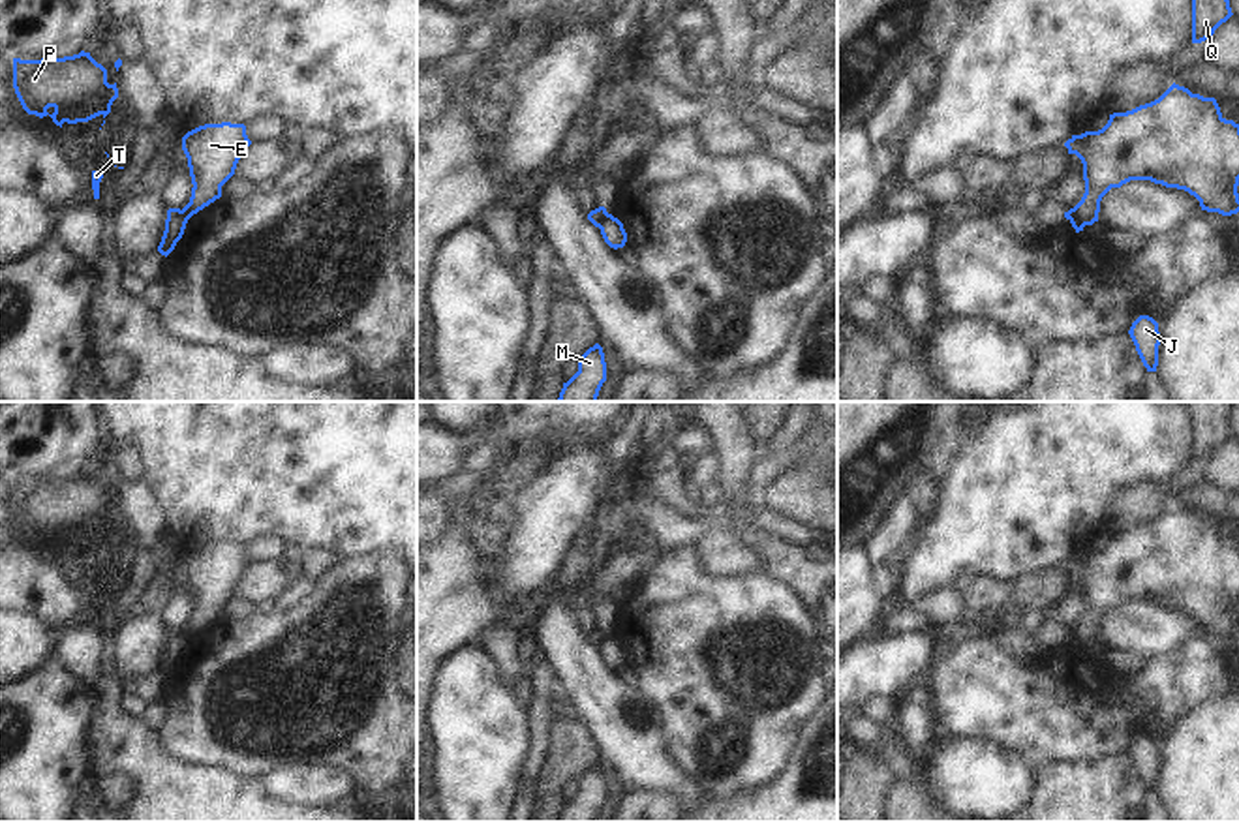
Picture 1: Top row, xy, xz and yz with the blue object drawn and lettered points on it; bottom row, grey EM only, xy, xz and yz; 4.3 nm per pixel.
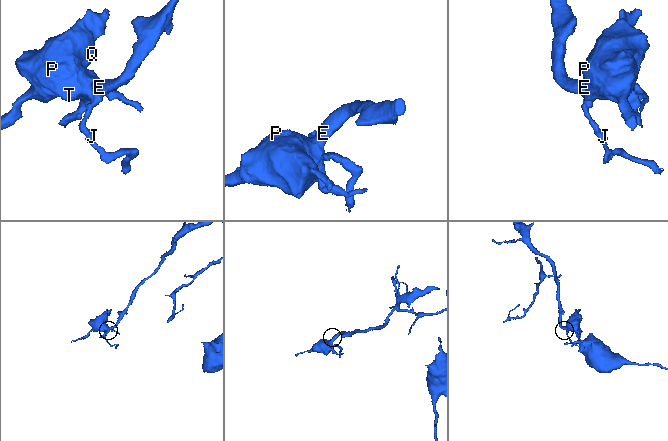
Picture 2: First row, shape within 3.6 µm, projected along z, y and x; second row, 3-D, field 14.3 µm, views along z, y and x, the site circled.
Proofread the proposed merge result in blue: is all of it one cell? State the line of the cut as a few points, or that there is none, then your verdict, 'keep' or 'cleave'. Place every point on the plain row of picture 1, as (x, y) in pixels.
cut in xz along (607, 633), (599, 648); cleave

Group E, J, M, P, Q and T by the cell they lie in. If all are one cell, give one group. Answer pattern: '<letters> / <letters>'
E M P Q T / J

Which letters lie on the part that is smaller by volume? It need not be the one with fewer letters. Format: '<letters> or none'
J

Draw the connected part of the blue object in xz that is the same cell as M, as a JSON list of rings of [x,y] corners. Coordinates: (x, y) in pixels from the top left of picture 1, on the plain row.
[[[599,764],[578,779],[578,792],[563,803],[558,822],[597,822],[606,801],[604,773]]]

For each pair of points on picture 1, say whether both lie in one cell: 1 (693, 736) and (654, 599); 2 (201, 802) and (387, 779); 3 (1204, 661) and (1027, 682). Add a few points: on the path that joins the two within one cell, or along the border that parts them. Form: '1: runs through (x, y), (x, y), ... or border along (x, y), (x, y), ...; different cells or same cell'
1: runs through (693, 702), (693, 640), (686, 633); same cell
2: border along (214, 766), (258, 777); different cells
3: runs through (1161, 693), (1153, 700), (1136, 706), (1070, 706); same cell

